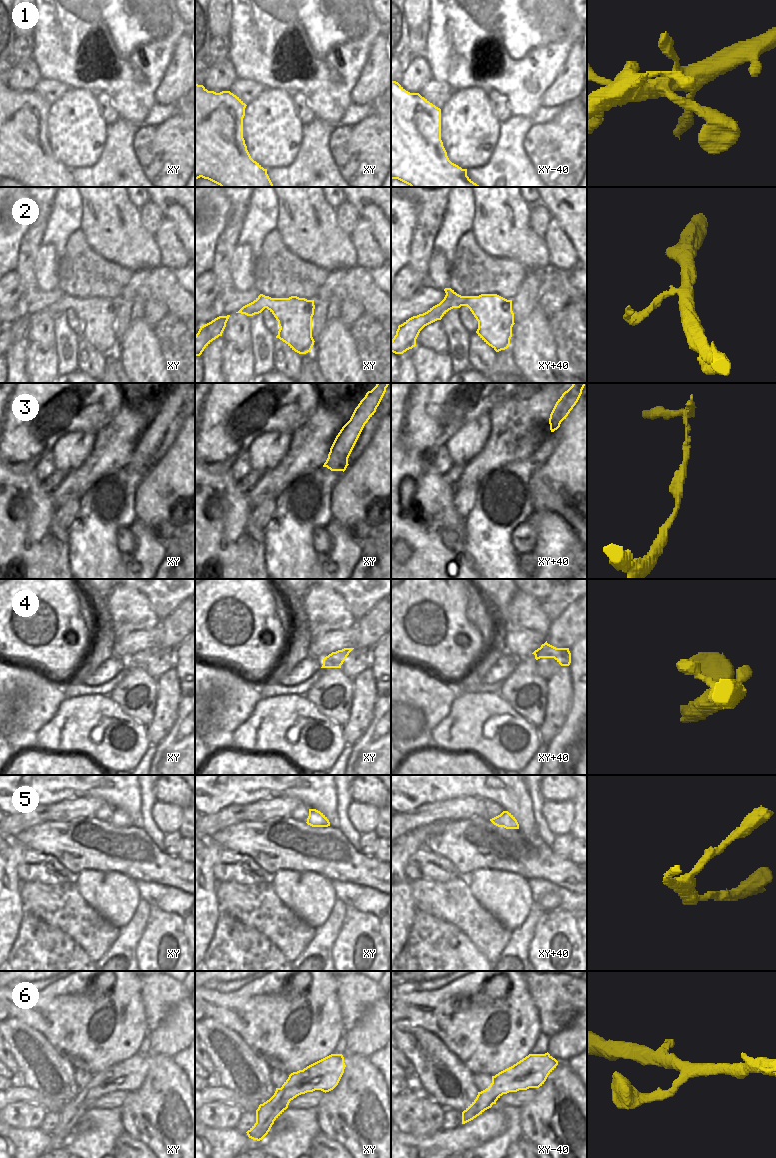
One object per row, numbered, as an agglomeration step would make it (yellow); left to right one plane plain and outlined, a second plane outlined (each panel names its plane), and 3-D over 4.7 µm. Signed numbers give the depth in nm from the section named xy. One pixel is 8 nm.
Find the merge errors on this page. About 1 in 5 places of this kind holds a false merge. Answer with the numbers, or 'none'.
3

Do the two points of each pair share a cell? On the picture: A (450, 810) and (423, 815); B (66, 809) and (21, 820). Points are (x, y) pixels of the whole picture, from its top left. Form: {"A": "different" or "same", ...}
{"A": "same", "B": "same"}

